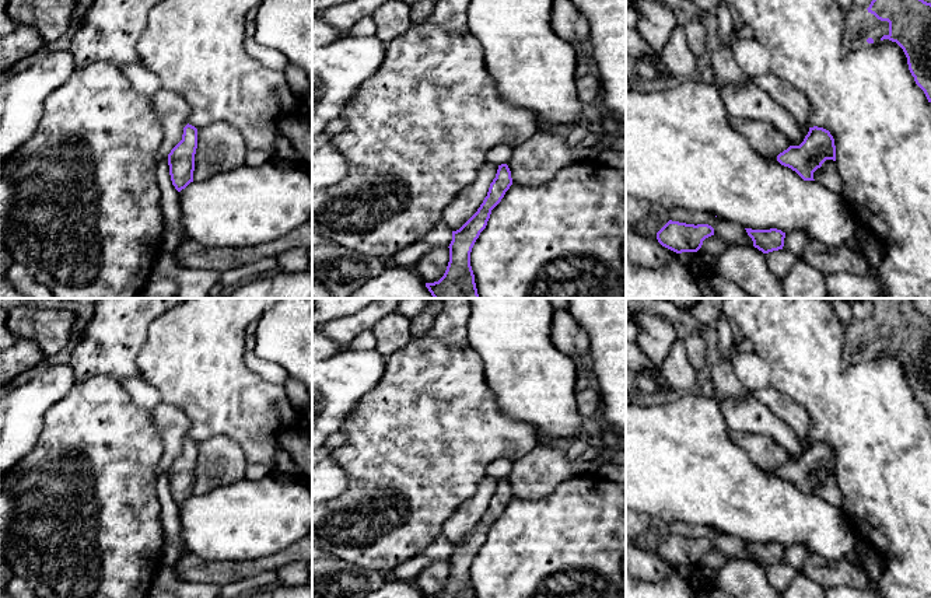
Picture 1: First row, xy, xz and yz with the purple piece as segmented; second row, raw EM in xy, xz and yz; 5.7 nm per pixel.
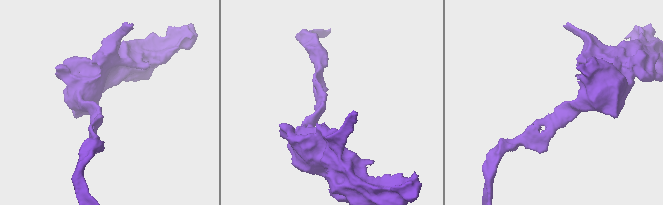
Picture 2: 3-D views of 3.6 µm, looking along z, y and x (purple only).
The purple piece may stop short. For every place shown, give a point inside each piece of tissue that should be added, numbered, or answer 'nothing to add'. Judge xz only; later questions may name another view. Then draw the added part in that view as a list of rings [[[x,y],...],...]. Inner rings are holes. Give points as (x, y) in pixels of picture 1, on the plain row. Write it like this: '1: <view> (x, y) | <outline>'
nothing to add

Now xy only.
nothing to add

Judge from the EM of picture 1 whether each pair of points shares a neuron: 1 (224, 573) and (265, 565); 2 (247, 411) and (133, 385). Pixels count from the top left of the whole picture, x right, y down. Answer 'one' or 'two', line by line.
1: one
2: two

